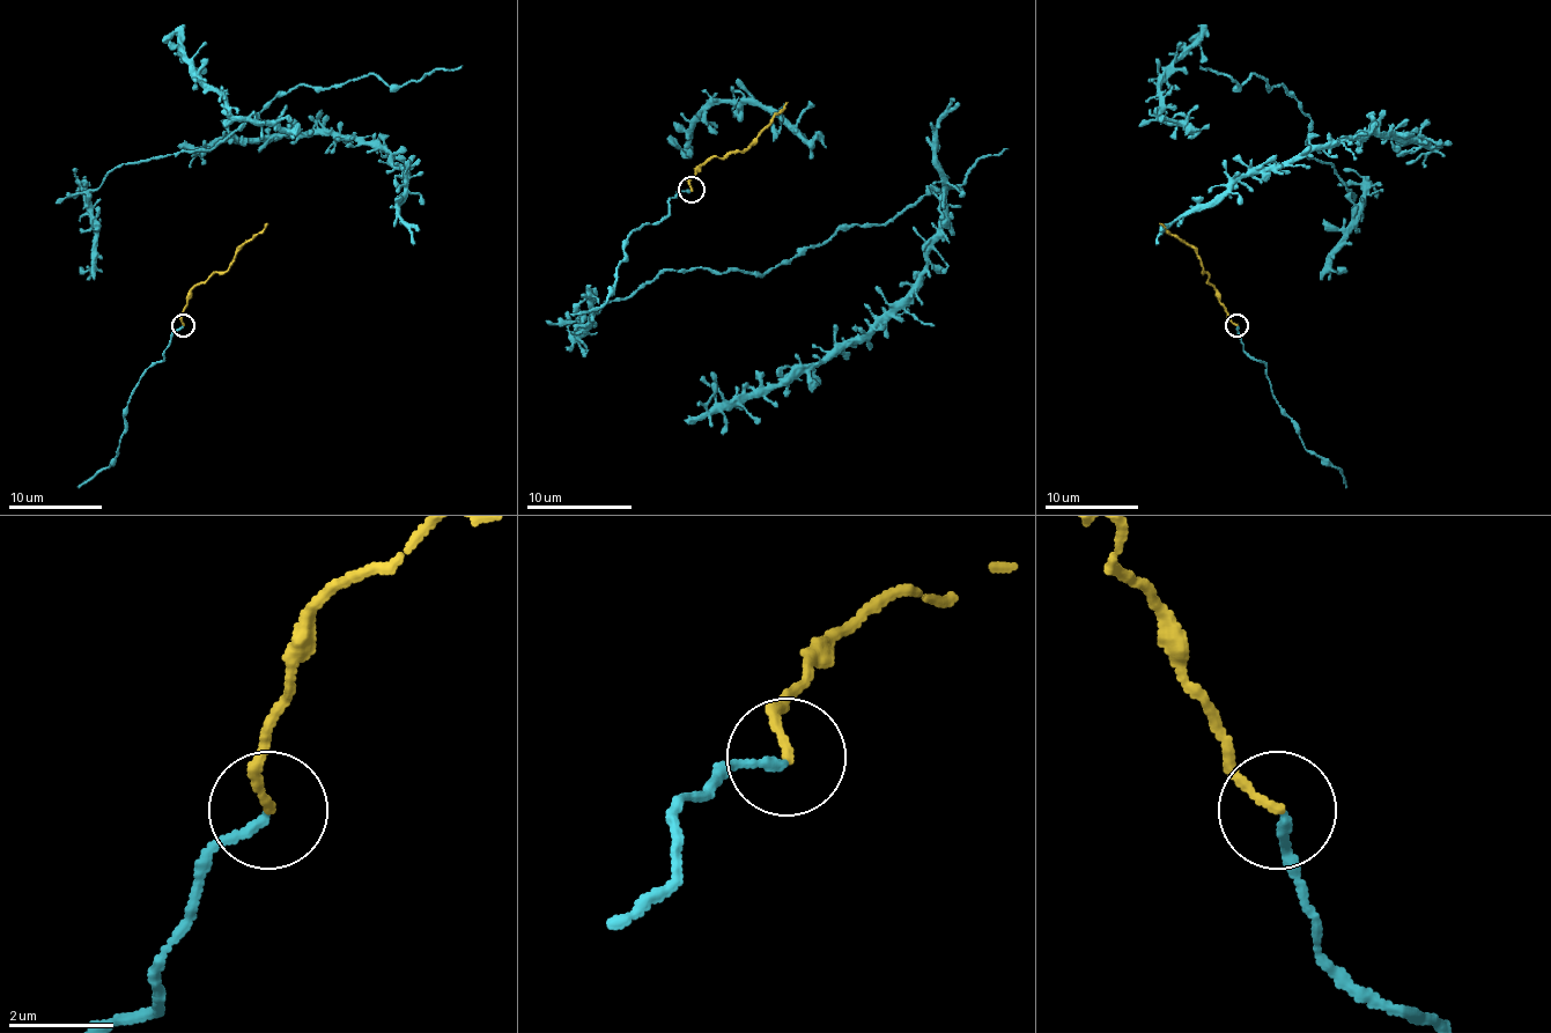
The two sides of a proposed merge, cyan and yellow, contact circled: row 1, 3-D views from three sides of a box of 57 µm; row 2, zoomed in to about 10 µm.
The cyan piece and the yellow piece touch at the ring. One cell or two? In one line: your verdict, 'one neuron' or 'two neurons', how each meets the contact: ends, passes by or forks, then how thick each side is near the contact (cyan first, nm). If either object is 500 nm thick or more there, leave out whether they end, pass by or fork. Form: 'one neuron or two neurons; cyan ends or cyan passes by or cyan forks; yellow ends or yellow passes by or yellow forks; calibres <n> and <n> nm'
one neuron; cyan ends; yellow ends; calibres 170 and 150 nm

